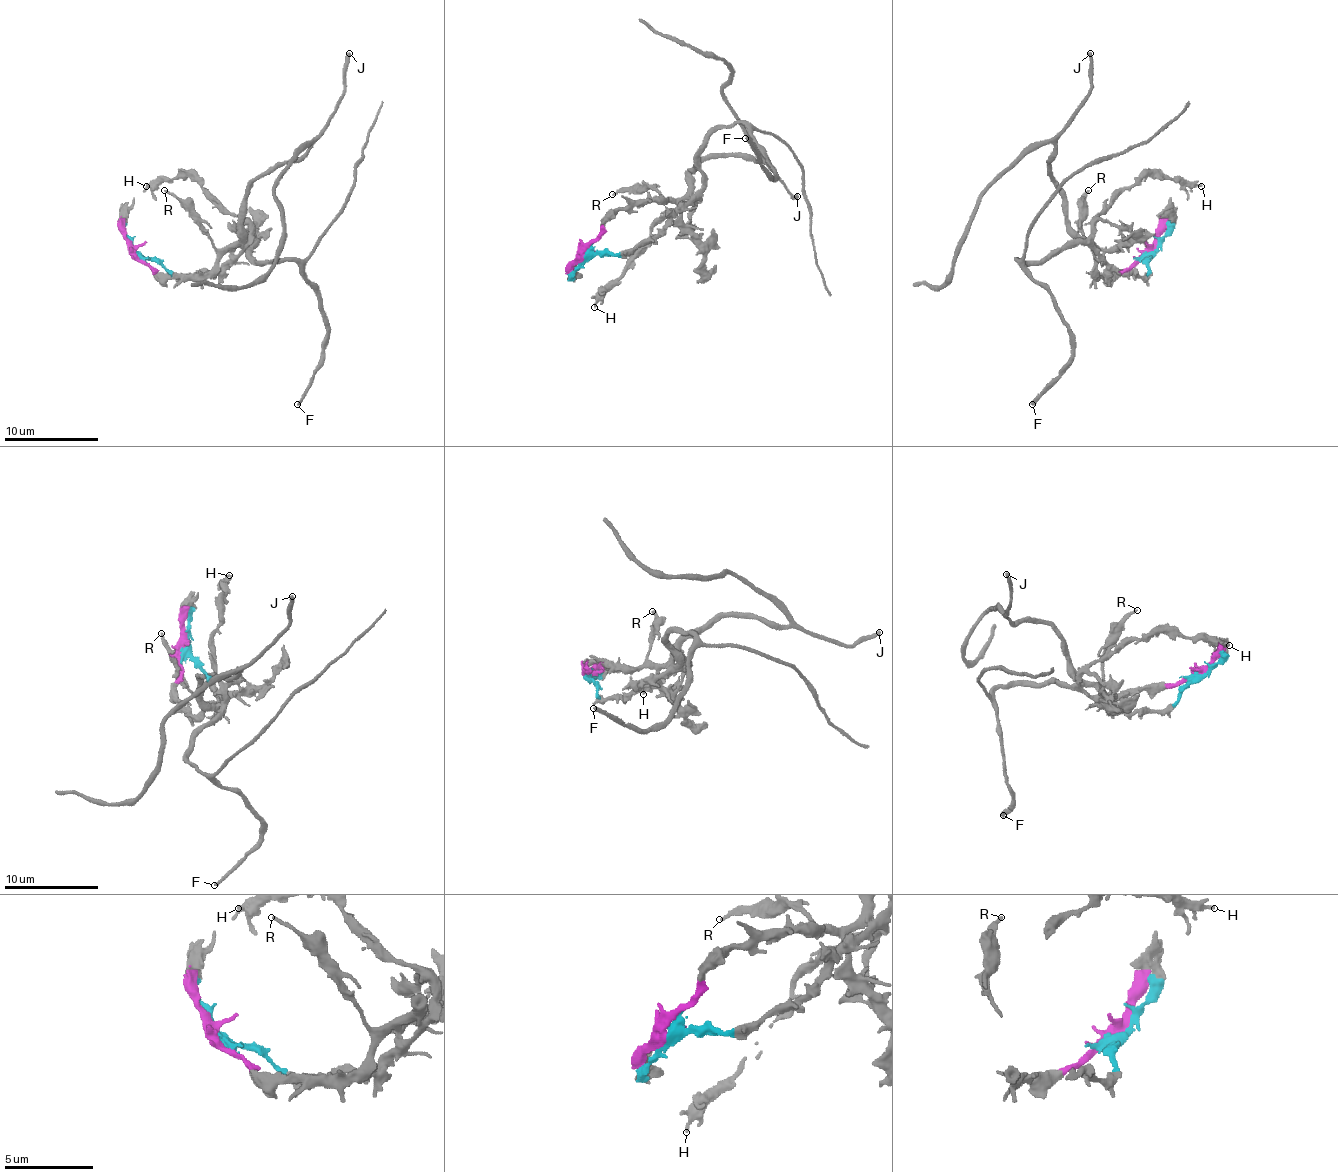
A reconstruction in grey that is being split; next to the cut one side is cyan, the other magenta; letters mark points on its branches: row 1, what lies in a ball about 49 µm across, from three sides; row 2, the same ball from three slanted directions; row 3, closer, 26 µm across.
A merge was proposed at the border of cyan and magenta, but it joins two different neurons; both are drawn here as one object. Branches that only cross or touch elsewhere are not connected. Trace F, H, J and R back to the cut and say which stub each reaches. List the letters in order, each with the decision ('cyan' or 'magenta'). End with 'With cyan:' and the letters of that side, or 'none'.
F: cyan
H: cyan
J: magenta
R: magenta
With cyan: F, H

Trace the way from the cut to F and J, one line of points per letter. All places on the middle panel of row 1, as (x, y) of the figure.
F: (586, 256), (649, 242), (701, 188), (699, 157), (706, 139), (722, 127), (743, 122), (771, 176), (746, 139)
J: (583, 256), (583, 249), (621, 209), (682, 197), (689, 176), (703, 160), (750, 155), (793, 197), (797, 195)

